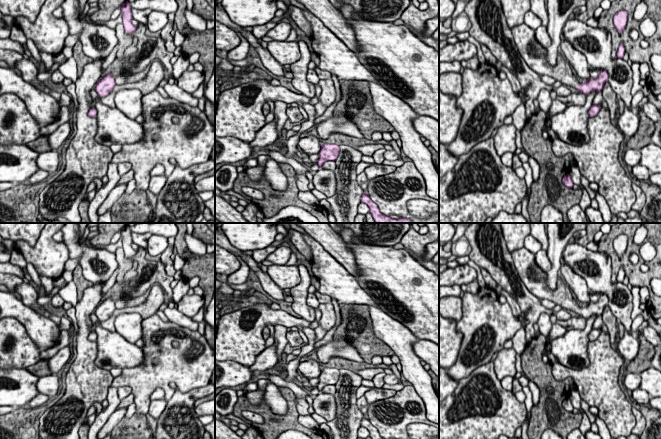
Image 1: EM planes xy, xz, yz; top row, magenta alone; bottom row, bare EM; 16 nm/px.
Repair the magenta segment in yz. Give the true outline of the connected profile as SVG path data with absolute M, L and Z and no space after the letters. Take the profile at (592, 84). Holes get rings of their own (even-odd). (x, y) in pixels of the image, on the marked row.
M525 23L512 28L515 44L521 57L526 64L538 75L547 75L560 81L565 86L577 89L586 95L592 91L600 92L604 83L608 82L609 74L603 70L599 72L597 78L590 77L585 83L580 84L572 71L570 63L558 54L556 65L551 66L547 62L547 50L537 42L535 30Z

